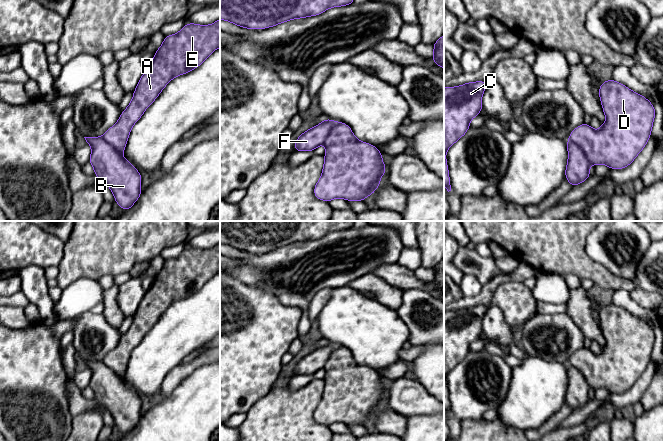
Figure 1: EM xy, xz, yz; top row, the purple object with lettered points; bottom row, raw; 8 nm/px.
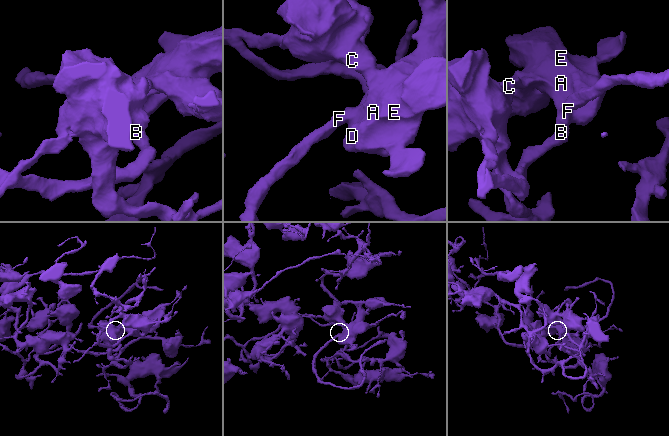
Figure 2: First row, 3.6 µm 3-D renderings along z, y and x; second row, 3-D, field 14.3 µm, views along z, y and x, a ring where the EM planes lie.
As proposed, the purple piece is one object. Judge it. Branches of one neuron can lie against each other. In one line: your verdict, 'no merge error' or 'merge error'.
no merge error

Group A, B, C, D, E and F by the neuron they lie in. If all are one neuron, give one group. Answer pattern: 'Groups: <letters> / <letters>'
Groups: A B C D E F

